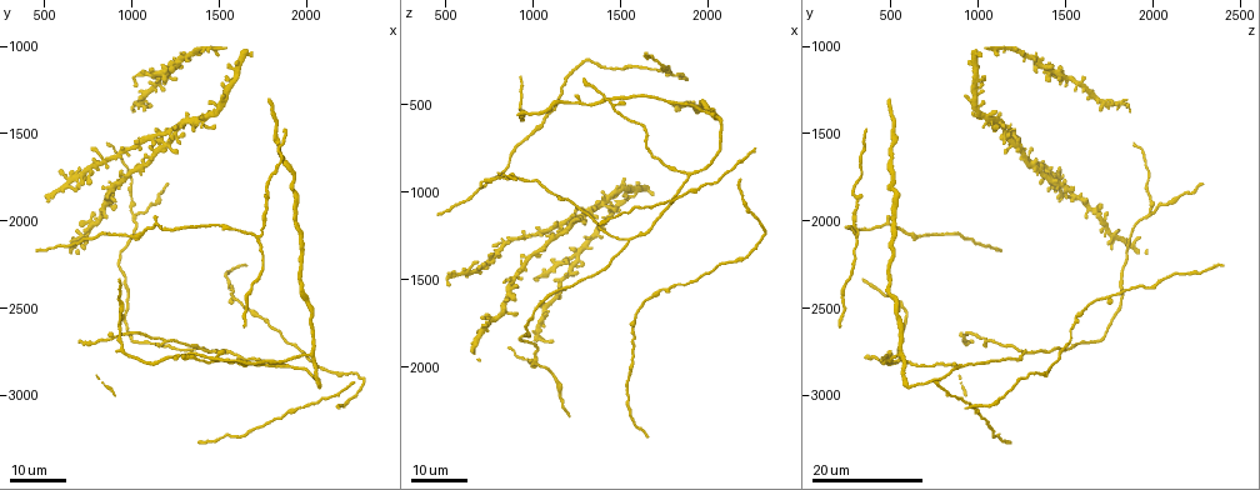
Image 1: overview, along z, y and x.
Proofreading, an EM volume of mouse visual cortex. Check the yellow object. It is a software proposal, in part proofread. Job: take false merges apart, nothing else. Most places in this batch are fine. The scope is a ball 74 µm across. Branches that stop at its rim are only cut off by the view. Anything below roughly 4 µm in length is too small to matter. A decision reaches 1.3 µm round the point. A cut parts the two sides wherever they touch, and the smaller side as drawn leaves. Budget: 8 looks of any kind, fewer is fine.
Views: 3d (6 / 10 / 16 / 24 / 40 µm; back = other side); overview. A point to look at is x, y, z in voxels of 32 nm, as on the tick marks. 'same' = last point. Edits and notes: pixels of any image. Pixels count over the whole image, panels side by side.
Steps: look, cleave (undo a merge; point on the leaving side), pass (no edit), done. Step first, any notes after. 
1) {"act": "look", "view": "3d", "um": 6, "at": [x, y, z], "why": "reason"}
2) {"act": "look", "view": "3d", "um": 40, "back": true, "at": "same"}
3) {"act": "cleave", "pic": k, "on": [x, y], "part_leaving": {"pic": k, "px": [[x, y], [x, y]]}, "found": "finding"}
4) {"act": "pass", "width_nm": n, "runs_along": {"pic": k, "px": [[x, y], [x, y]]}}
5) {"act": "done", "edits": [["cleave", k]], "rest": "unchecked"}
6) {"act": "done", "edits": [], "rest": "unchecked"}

{"act": "look", "view": "3d", "um": 24, "at": [1880, 2820, 900], "why": "side arm on a straight run"}

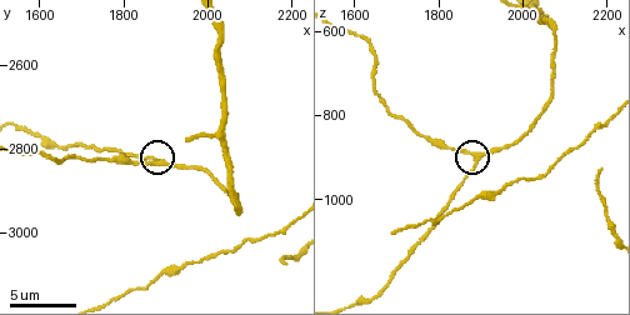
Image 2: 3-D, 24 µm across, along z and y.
{"act": "look", "view": "3d", "um": 6, "at": [1885, 2835, 900]}

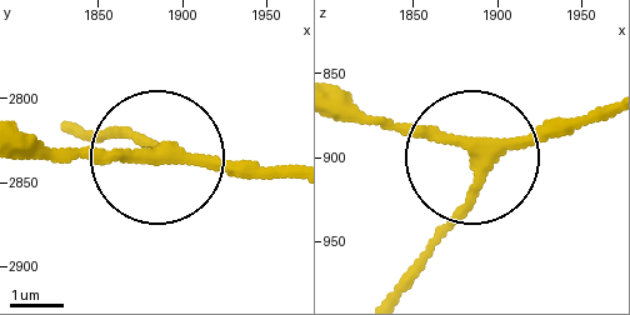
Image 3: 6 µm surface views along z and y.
{"act": "pass", "arms": 3, "runs_along": {"pic": 3, "px": [[71, 130], [151, 151], [31, 151]]}, "found": "continuous, no second neuron"}

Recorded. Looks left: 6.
{"act": "look", "view": "3d", "um": 16, "at": [1540, 2760, 1260], "why": "three-way junction"}

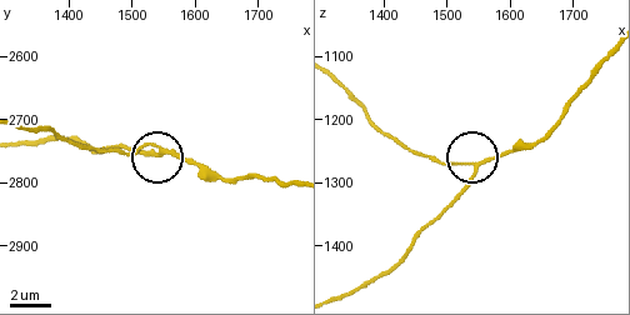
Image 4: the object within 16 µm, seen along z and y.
{"act": "look", "view": "3d", "um": 6, "at": [1545, 2750, 1270]}

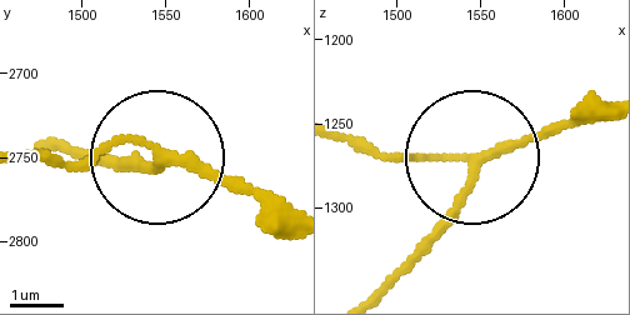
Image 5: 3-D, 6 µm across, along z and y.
{"act": "pass", "side_arm_um": 44, "runs_along": {"pic": 5, "px": [[293, 228], [131, 146], [24, 160]]}, "found": "one neuron here"}

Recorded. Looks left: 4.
{"act": "look", "view": "3d", "um": 24, "at": [1720, 2100, 300], "why": "branch point"}

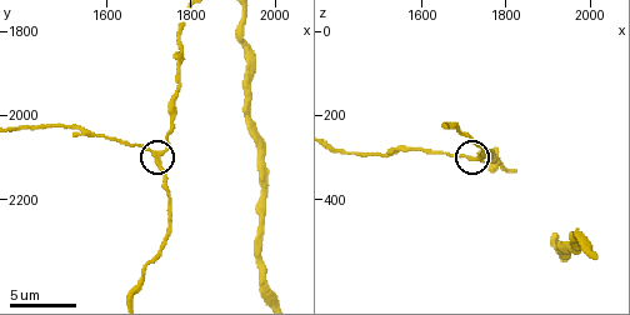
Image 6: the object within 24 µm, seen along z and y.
{"act": "look", "view": "3d", "um": 6, "at": [1725, 2100, 305], "why": "zoom in"}

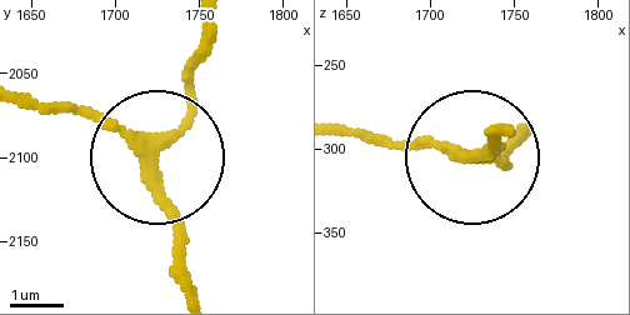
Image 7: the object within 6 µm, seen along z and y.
{"act": "pass", "runs_along": {"pic": 7, "px": [[205, 29], [188, 110], [151, 164], [184, 285]]}, "found": "all the same neuron"}

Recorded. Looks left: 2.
{"act": "look", "view": "3d", "um": 16, "at": [1000, 1960, 1980], "why": "branch point"}

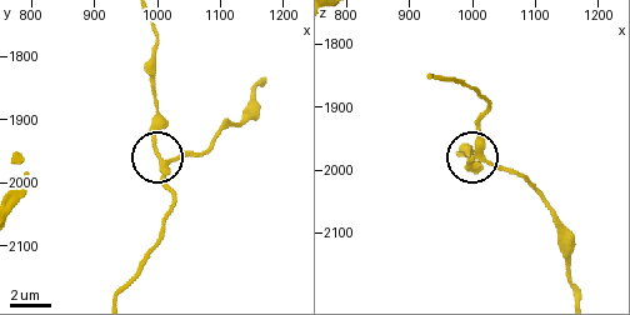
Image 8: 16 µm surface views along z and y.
{"act": "look", "view": "3d", "um": 10, "at": [1010, 1970, 1980], "why": "zoom in"}

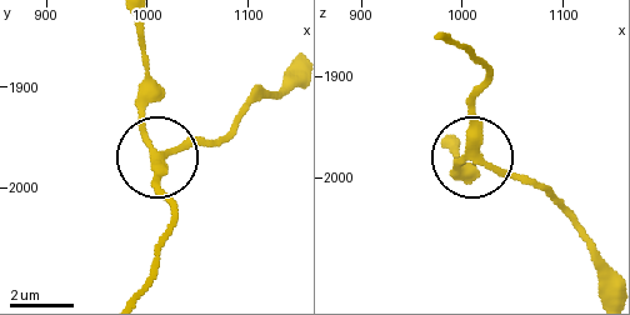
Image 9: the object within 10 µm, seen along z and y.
{"act": "pass", "runs_along": {"pic": 9, "px": [[133, 293], [173, 211], [158, 181], [160, 158], [226, 139]]}, "found": "continuous, no second neuron"}

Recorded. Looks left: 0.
{"act": "done", "edits": [], "rest": "unchecked"}

